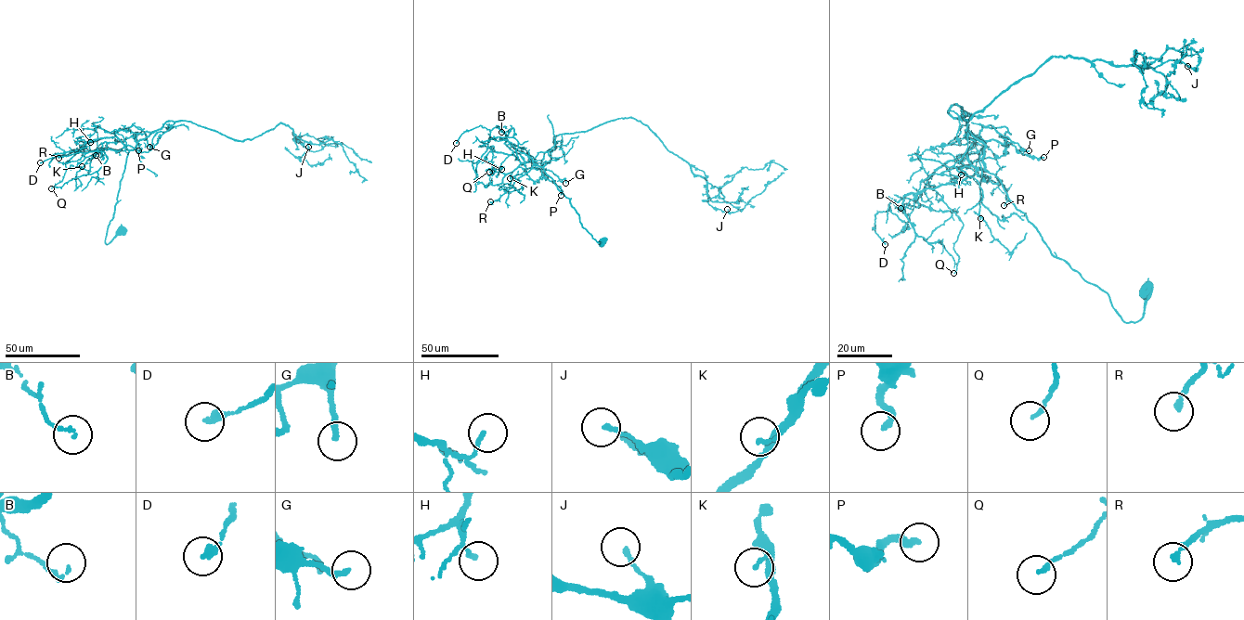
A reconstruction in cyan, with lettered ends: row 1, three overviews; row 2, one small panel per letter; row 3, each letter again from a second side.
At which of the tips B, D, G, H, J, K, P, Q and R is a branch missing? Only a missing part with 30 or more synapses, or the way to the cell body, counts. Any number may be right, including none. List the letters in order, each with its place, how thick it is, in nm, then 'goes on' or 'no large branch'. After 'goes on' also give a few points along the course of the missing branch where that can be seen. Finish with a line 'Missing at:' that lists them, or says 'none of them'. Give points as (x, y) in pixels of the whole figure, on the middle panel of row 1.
B: place (501, 132); calibre 120 nm; no large branch
D: place (456, 143); calibre 300 nm; no large branch
G: place (565, 183); calibre 200 nm; no large branch
H: place (501, 169); calibre 130 nm; no large branch
J: place (727, 209); calibre 160 nm; no large branch
K: place (510, 178); calibre 130 nm; no large branch
P: place (561, 195); calibre 240 nm; no large branch
Q: place (489, 172); calibre 160 nm; no large branch
R: place (490, 201); calibre 180 nm; no large branch
Missing at: none of them

